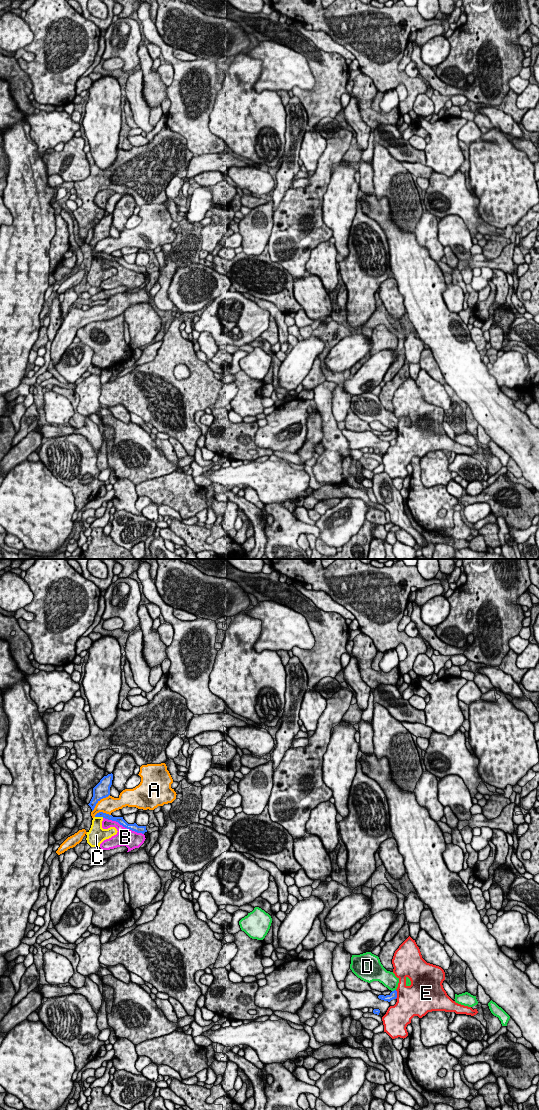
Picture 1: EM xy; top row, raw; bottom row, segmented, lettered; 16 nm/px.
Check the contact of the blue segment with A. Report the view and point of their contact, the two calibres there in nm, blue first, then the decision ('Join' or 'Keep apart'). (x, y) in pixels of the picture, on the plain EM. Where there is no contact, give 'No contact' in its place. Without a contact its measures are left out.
Touches blue at xy (99, 240). Thickness 260 nm (blue) against 260 nm. Keep apart

